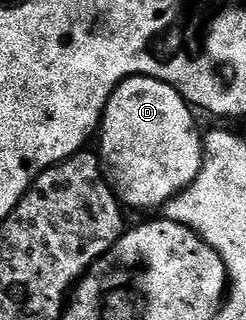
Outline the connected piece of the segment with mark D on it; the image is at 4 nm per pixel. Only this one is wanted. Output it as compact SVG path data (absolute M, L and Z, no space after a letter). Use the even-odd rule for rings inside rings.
M130 76L113 90L103 122L97 133L98 155L101 157L103 174L120 205L131 208L162 209L178 192L183 192L197 178L203 165L203 136L195 125L196 113L173 86L148 76Z

